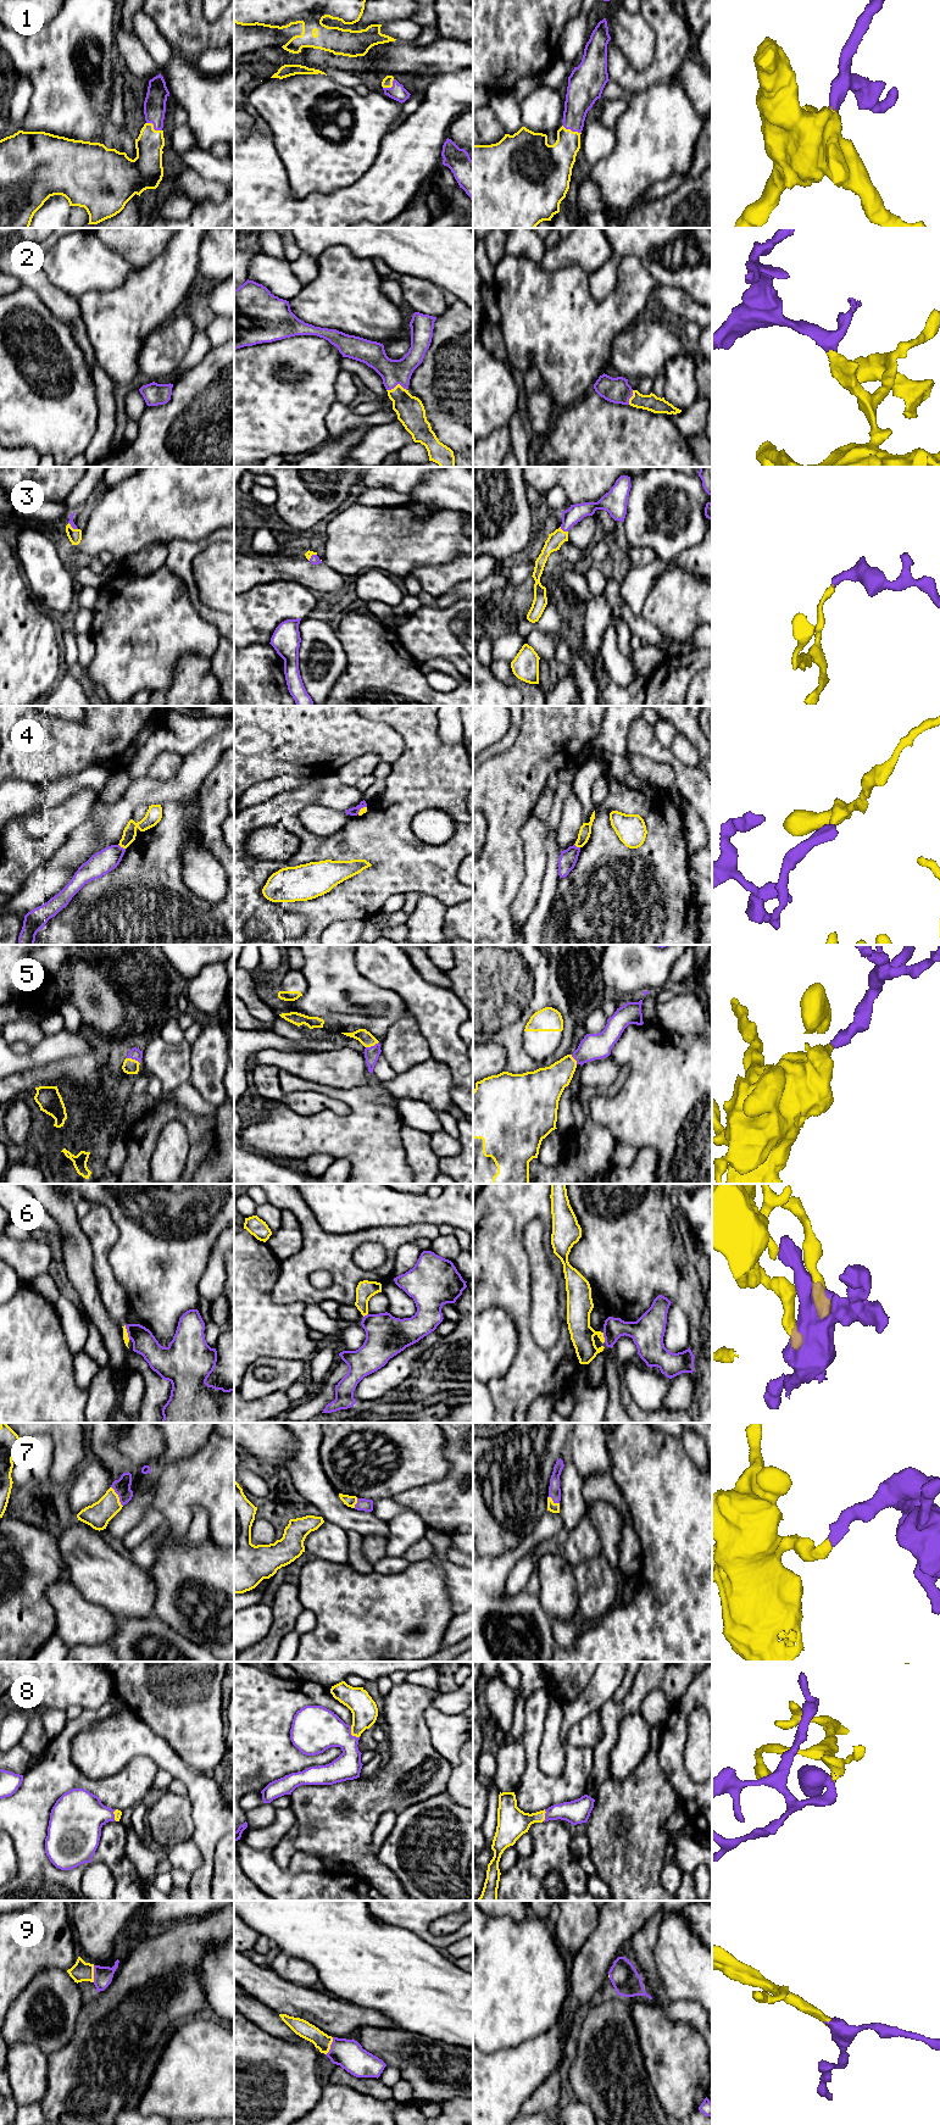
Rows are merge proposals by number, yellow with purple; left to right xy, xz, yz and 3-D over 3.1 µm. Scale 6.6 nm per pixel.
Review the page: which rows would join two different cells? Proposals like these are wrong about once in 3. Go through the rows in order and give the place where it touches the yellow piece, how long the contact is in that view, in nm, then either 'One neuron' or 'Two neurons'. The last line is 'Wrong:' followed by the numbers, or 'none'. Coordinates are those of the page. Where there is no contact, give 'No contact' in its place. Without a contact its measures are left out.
1: Touches yellow at xy (153, 127). Shared border 120 nm. One neuron
2: Touches yellow at xz (398, 384). Shared border 140 nm. One neuron
3: Touches yellow at yz (562, 530). Shared border 70 nm. One neuron
4: Touches yellow at xy (122, 846). Shared border 60 nm. Two neurons
5: Touches yellow at xy (133, 1060). Shared border 100 nm. One neuron
6: Touches yellow at yz (604, 1338). Shared border 70 nm. Two neurons
7: Touches yellow at xy (117, 1496). Shared border 150 nm. One neuron
8: Touches yellow at xz (351, 1734). Shared border 100 nm. One neuron
9: Touches yellow at xz (329, 2046). Shared border 130 nm. One neuron
Wrong: 4, 6

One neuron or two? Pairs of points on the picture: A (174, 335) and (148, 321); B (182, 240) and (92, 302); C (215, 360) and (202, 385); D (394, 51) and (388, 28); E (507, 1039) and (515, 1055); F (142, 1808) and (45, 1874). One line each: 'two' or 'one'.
A: two
B: one
C: one
D: two
E: one
F: two

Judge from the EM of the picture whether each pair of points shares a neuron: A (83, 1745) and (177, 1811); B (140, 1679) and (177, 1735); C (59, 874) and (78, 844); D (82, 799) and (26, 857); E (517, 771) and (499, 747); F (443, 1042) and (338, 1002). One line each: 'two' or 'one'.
A: two
B: one
C: one
D: one
E: two
F: two

